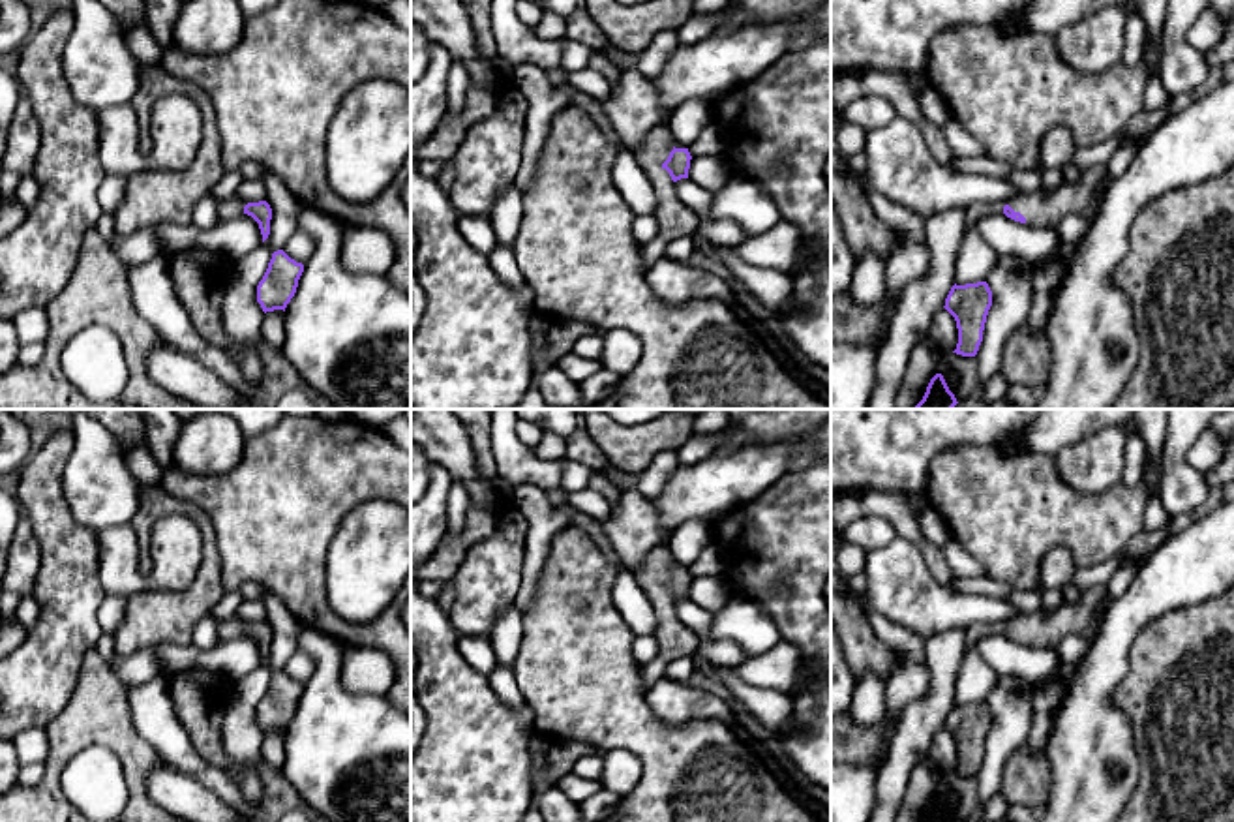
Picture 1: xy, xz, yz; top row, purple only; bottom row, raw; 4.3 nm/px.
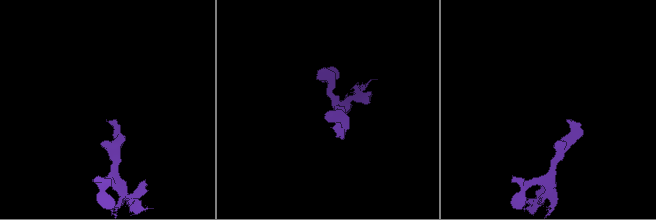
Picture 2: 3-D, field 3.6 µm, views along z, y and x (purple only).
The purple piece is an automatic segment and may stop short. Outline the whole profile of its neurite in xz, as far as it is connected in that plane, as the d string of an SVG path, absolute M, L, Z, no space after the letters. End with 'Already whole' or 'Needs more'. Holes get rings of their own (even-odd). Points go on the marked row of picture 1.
M660 124L647 133L634 156L645 171L658 203L655 218L660 223L660 233L641 250L643 263L649 268L666 257L666 248L675 236L694 238L700 227L698 216L675 191L675 182L688 178L692 156L688 148L675 148L670 128Z. Needs more

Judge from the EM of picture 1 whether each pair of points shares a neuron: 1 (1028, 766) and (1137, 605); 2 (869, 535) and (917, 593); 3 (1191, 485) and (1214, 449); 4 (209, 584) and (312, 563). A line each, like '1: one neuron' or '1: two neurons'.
1: two neurons
2: two neurons
3: two neurons
4: two neurons

